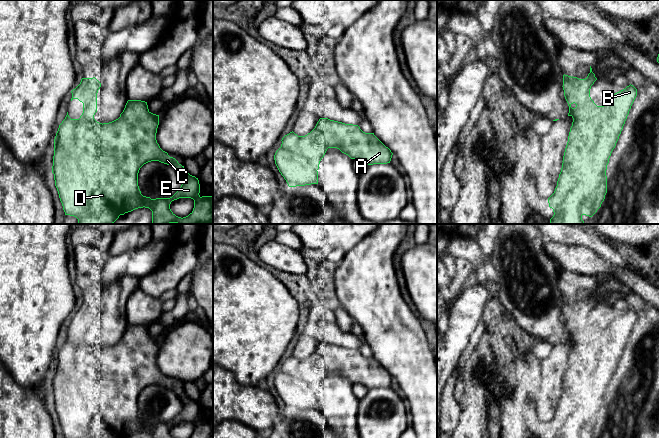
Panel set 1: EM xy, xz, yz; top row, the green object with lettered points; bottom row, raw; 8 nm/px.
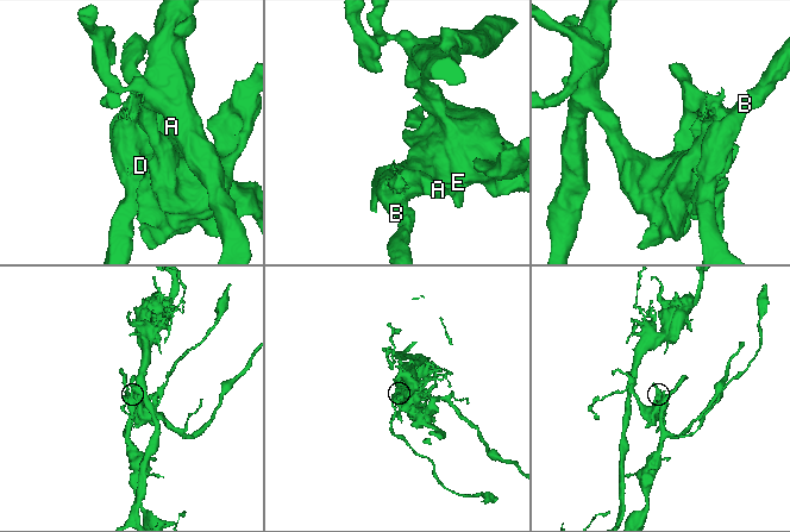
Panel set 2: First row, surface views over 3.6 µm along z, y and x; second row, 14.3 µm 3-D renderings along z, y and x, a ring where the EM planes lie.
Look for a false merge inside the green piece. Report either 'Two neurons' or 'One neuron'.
Two neurons

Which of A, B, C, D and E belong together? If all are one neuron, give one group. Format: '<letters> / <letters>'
A C E / B D

